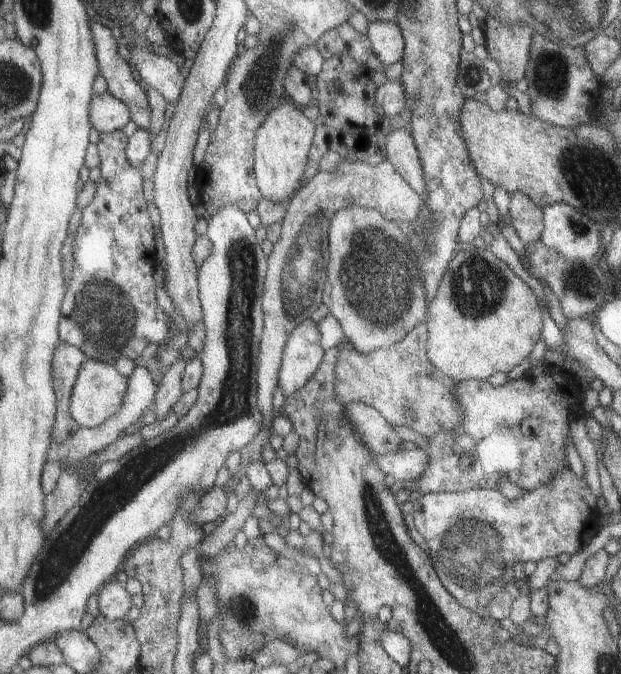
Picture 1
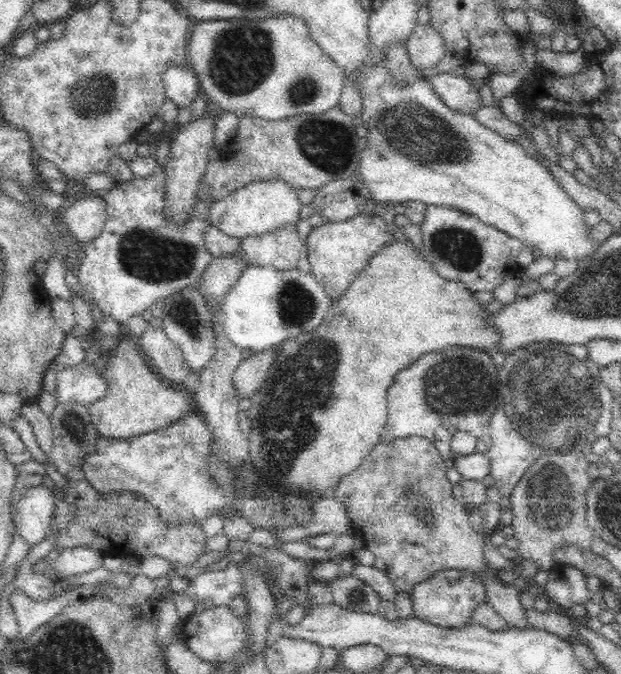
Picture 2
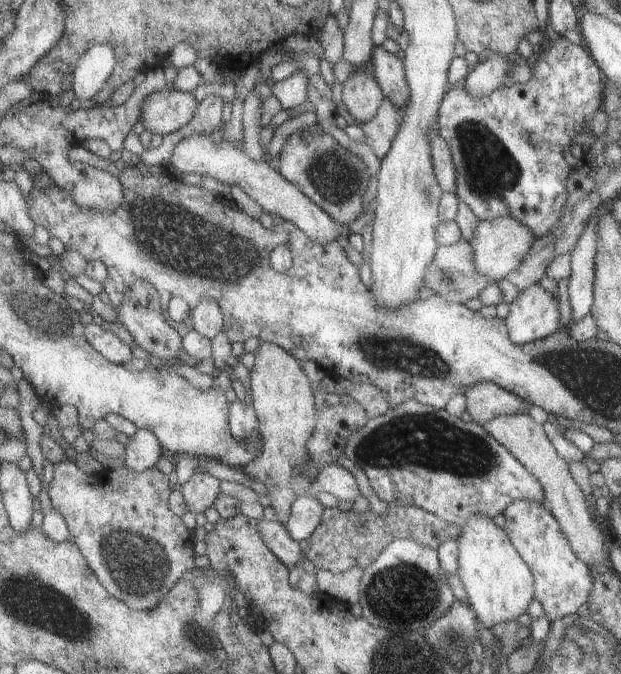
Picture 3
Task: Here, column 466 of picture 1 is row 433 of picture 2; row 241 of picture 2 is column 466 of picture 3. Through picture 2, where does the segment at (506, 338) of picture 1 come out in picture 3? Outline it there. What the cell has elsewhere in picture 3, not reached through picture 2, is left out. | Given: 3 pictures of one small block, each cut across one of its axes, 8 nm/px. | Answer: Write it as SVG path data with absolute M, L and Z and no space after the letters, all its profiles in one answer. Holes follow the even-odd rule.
M491 382L475 384L463 392L465 410L471 421L479 425L495 416L527 413L530 405L513 392L504 390Z

